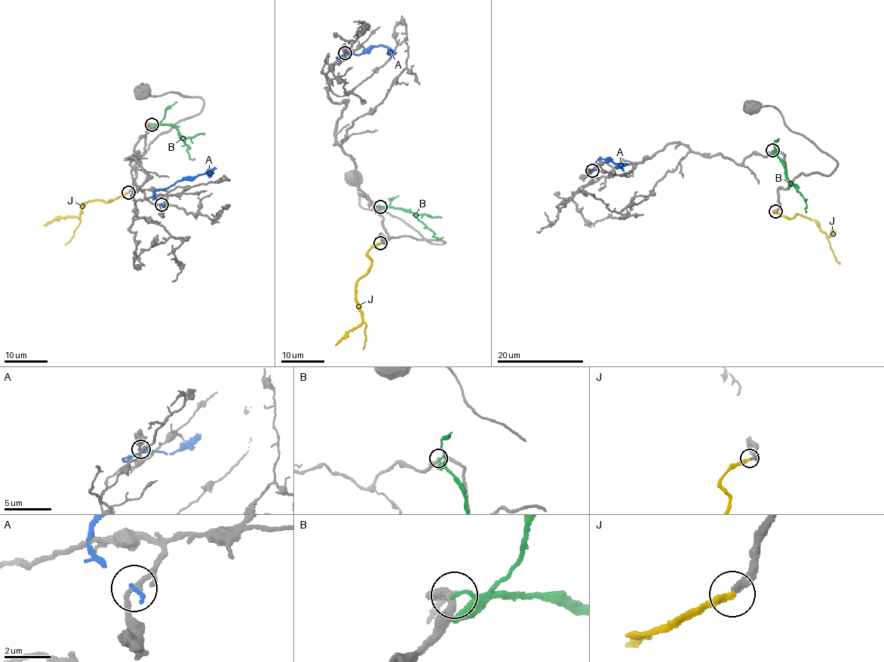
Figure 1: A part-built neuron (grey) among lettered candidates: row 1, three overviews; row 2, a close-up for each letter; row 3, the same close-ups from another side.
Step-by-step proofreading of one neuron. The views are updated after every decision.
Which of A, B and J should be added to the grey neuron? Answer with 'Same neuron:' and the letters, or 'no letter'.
Same neuron: J

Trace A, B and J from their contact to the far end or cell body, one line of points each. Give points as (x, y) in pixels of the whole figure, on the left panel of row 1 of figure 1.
A: (161, 204), (153, 197), (155, 191), (168, 188), (177, 182), (205, 174), (216, 168)
B: (151, 124), (170, 124), (176, 128), (179, 138), (189, 148), (188, 157), (194, 158)
J: (128, 192), (105, 203), (92, 200), (85, 201), (82, 204), (80, 222), (73, 237), (65, 244)

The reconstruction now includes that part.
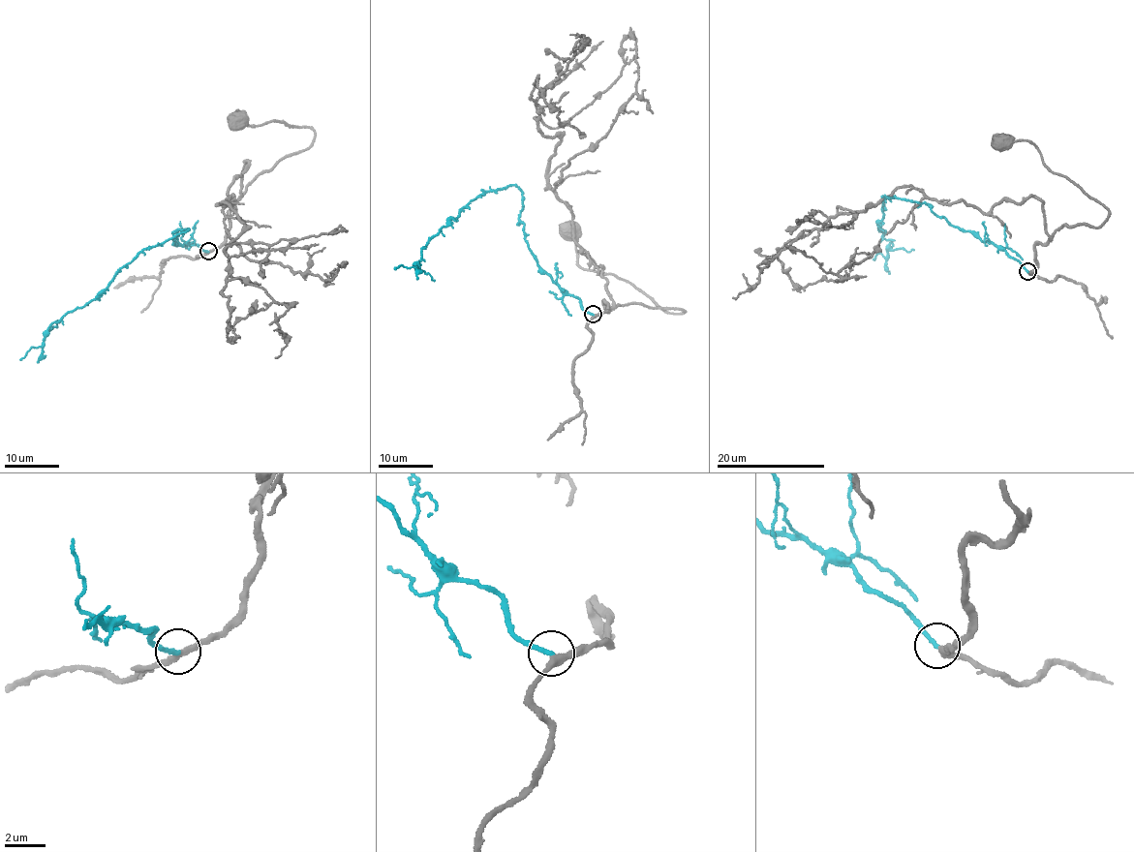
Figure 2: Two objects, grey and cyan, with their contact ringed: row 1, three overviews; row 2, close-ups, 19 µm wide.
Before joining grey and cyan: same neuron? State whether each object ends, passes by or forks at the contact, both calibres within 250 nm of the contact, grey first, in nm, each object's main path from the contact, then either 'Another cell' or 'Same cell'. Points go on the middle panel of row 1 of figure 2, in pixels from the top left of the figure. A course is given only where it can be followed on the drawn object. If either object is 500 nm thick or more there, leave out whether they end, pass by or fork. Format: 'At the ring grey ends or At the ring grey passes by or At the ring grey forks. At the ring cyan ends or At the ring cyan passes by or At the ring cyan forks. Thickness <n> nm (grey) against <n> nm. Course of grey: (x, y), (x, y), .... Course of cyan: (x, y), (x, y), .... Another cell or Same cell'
At the ring grey passes by. At the ring cyan ends. Thickness 280 nm (grey) against 220 nm. Course of grey: (593, 314), (608, 311), (603, 301), (685, 312), (584, 269), (571, 230). Course of cyan: (593, 314), (537, 264), (519, 219), (521, 192), (514, 185), (478, 195), (431, 236), (416, 267), (393, 268). Same cell

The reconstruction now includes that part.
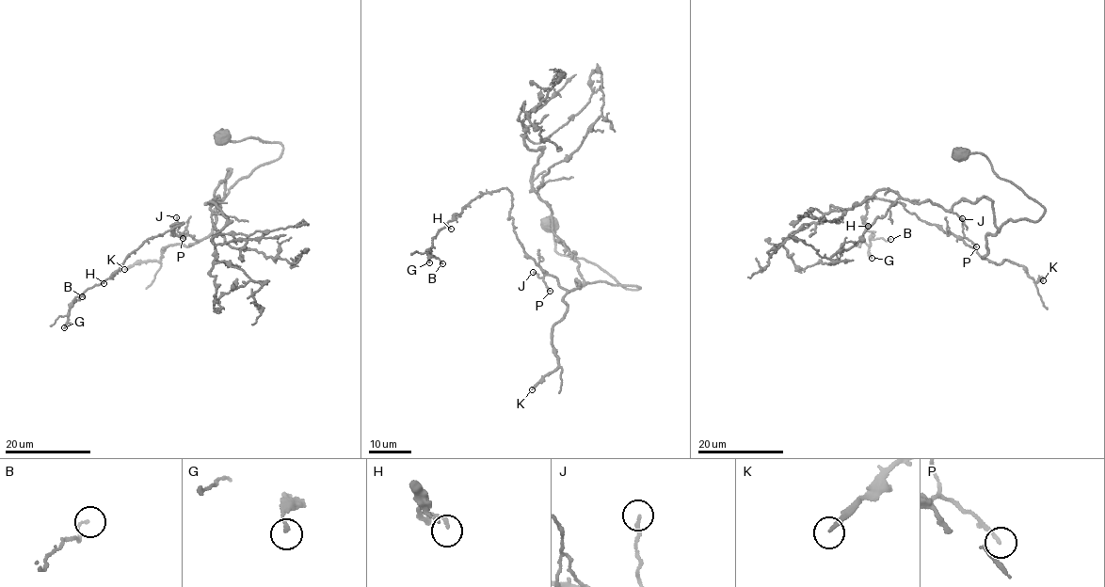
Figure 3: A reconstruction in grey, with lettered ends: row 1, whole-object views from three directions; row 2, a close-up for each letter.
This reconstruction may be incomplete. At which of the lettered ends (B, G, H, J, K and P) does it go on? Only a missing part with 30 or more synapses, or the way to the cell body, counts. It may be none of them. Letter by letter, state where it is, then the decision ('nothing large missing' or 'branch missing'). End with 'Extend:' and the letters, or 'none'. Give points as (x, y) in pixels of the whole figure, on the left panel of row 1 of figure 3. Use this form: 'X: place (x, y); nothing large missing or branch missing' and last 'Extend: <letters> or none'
B: place (82, 296); nothing large missing
G: place (64, 327); nothing large missing
H: place (104, 283); nothing large missing
J: place (176, 217); nothing large missing
K: place (124, 269); branch missing
P: place (183, 238); nothing large missing
Extend: K

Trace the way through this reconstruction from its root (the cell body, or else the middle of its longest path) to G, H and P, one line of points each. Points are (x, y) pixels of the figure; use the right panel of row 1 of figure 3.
G: (959, 156), (980, 152), (1043, 216), (1006, 220), (980, 257), (901, 203), (868, 197), (872, 258)
H: (959, 156), (980, 152), (1043, 216), (1006, 220), (986, 236), (983, 257), (901, 203), (868, 197), (868, 226)
P: (959, 156), (980, 152), (1045, 211), (1035, 221), (1006, 220), (986, 236), (984, 256), (963, 238), (976, 246)

